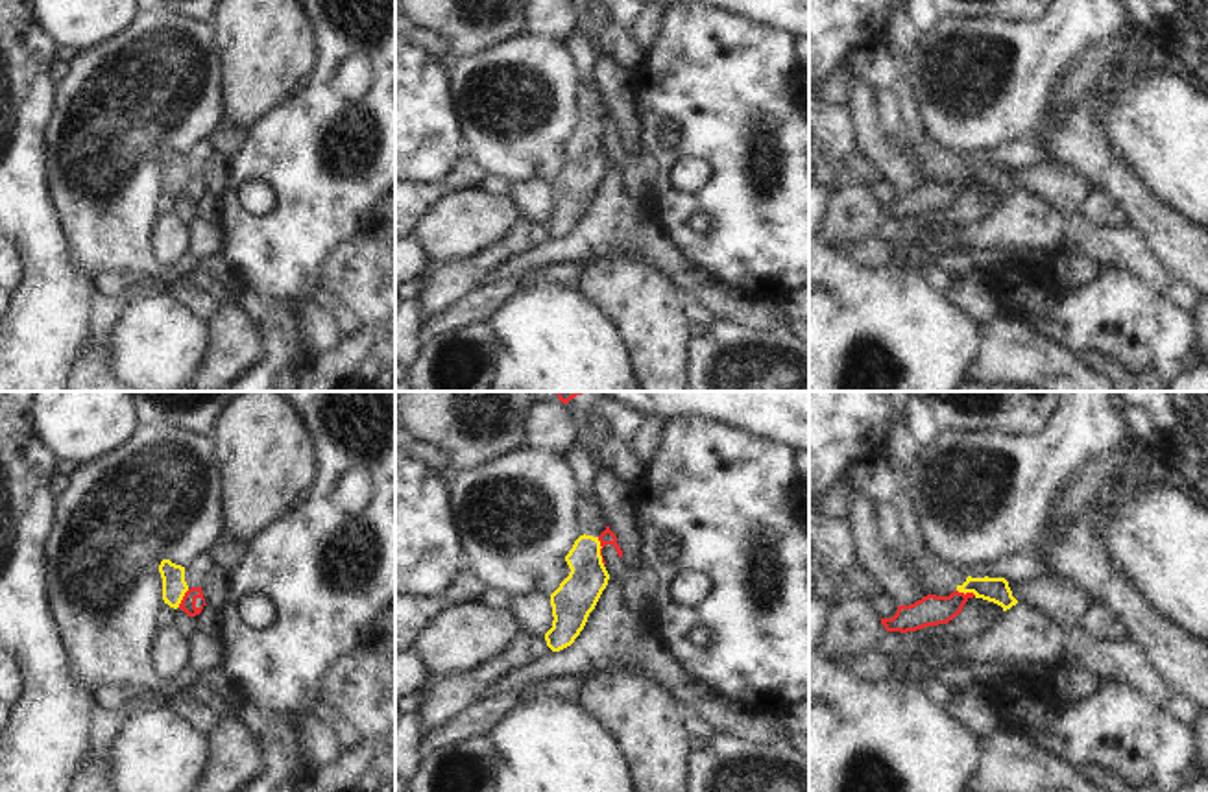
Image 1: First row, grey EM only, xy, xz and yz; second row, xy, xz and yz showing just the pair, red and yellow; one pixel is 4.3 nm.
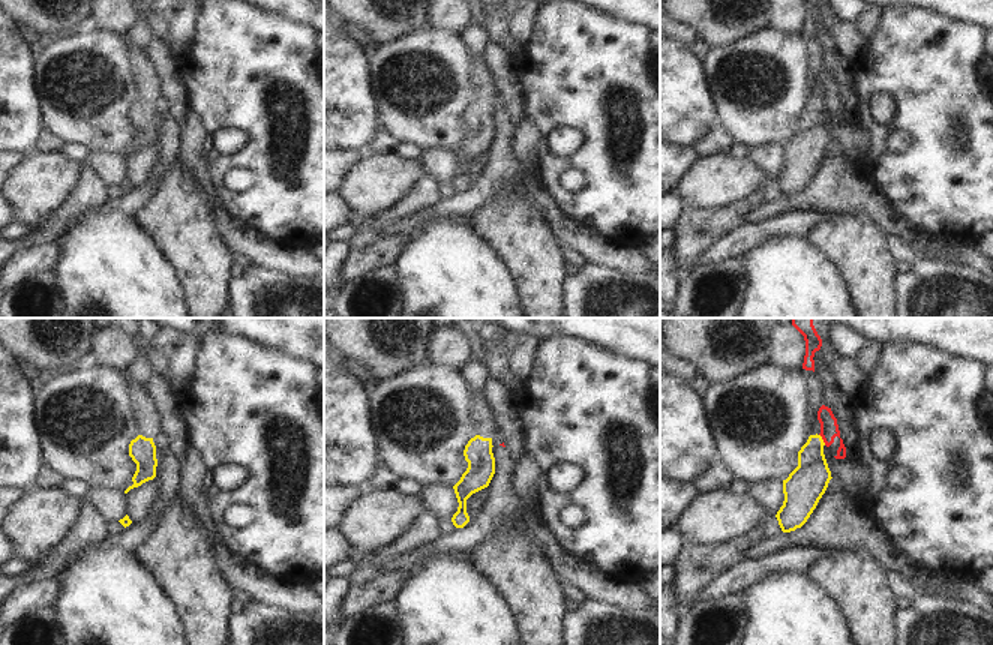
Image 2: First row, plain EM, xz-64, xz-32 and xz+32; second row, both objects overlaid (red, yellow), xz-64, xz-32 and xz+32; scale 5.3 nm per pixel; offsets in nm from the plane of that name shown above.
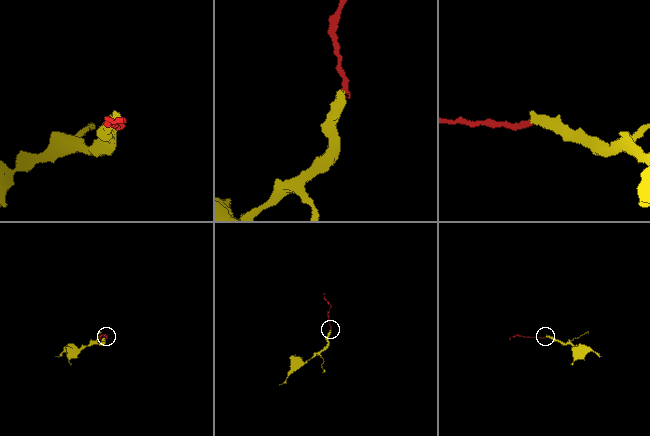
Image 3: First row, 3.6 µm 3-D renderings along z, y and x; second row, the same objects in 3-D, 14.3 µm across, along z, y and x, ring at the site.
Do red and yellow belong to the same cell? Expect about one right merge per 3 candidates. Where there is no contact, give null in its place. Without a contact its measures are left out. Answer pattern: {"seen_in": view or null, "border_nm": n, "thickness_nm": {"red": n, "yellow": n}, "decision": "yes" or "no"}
{"seen_in": "xz", "border_nm": 120, "thickness_nm": {"red": 60, "yellow": 180}, "decision": "no"}

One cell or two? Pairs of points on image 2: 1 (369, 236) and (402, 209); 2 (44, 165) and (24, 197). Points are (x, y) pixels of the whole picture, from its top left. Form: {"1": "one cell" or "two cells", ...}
{"1": "one cell", "2": "one cell"}

